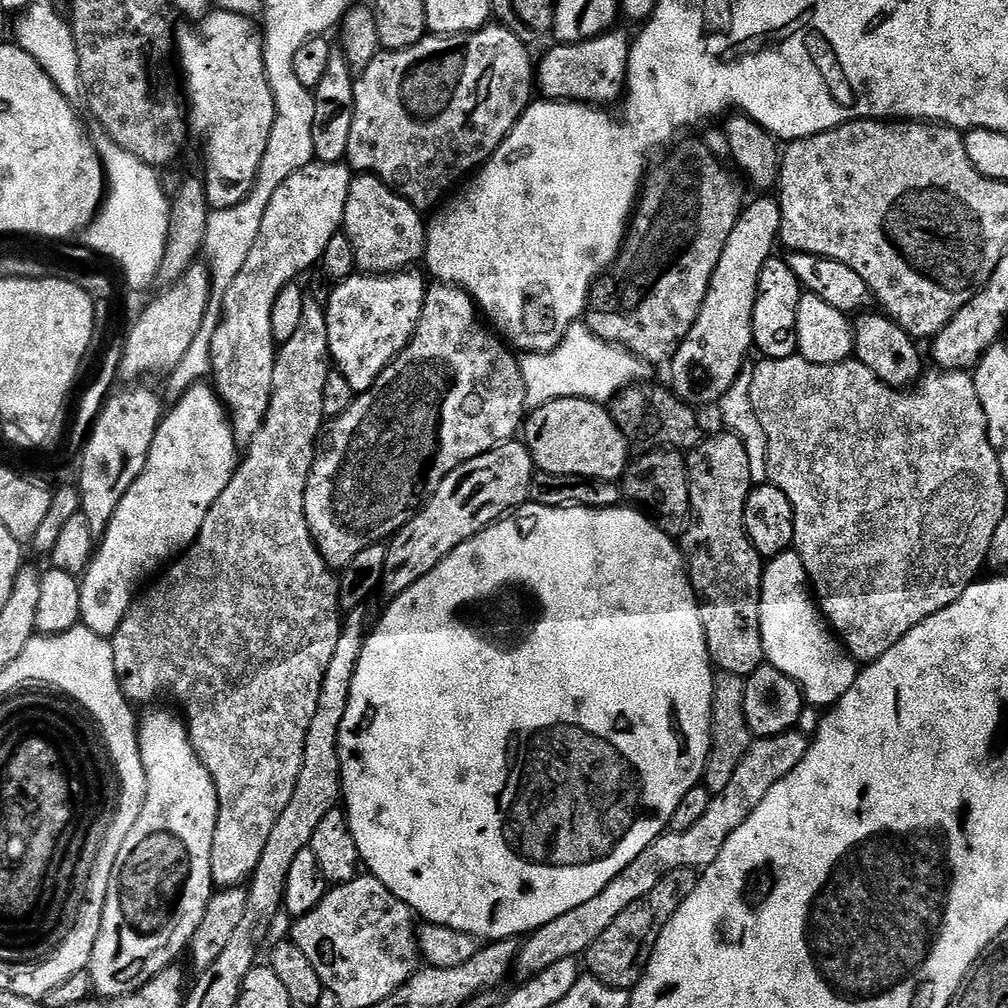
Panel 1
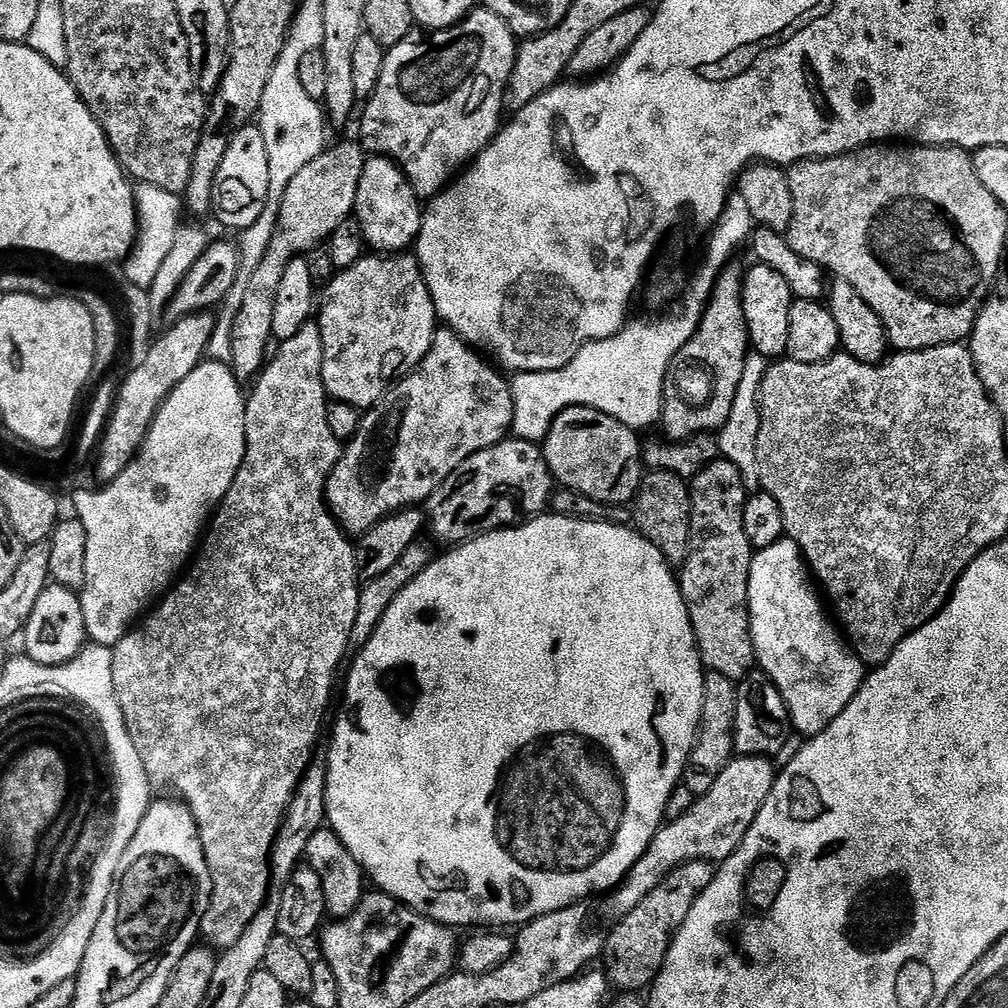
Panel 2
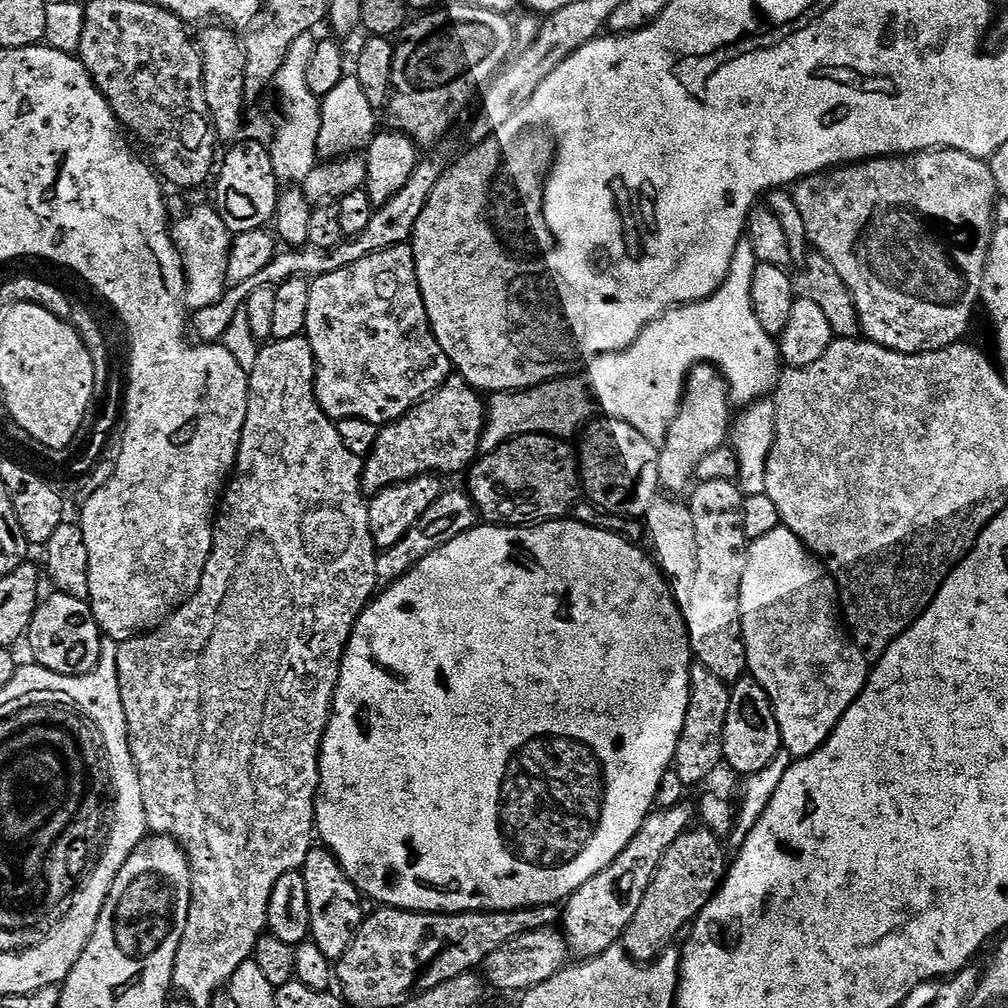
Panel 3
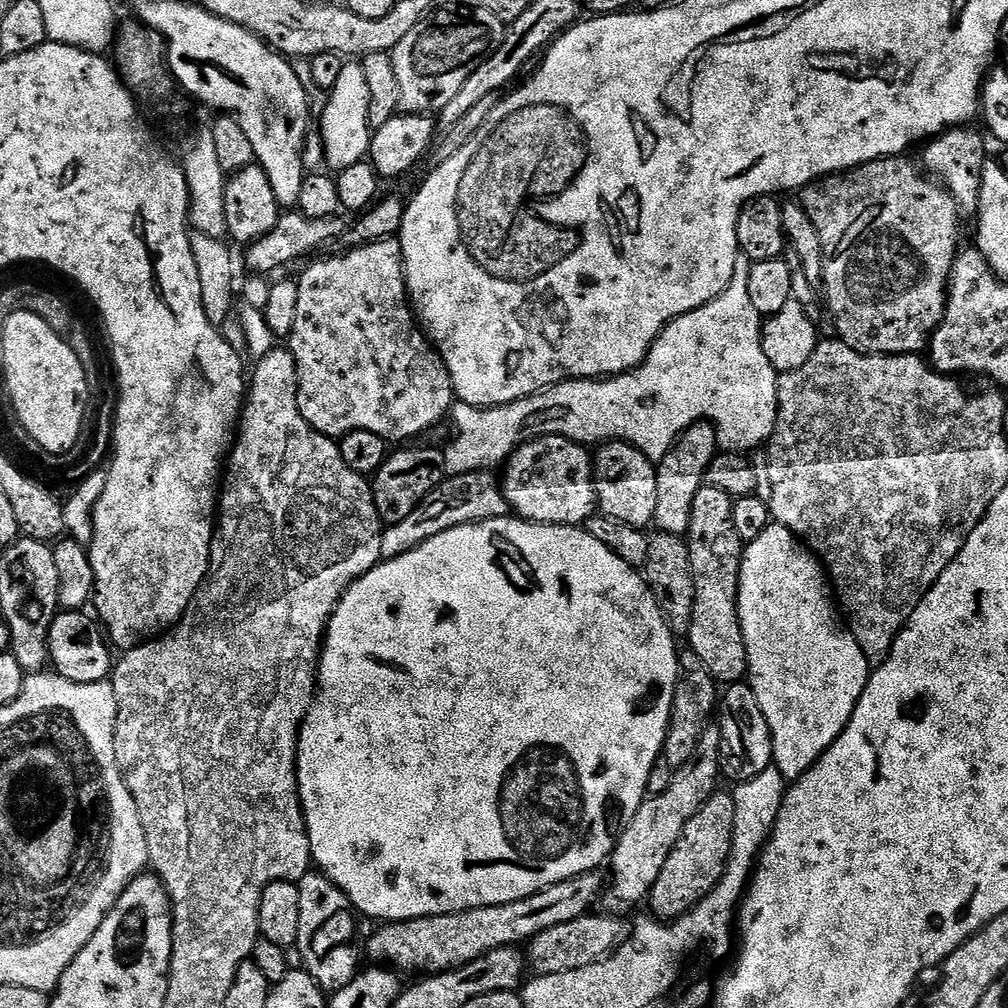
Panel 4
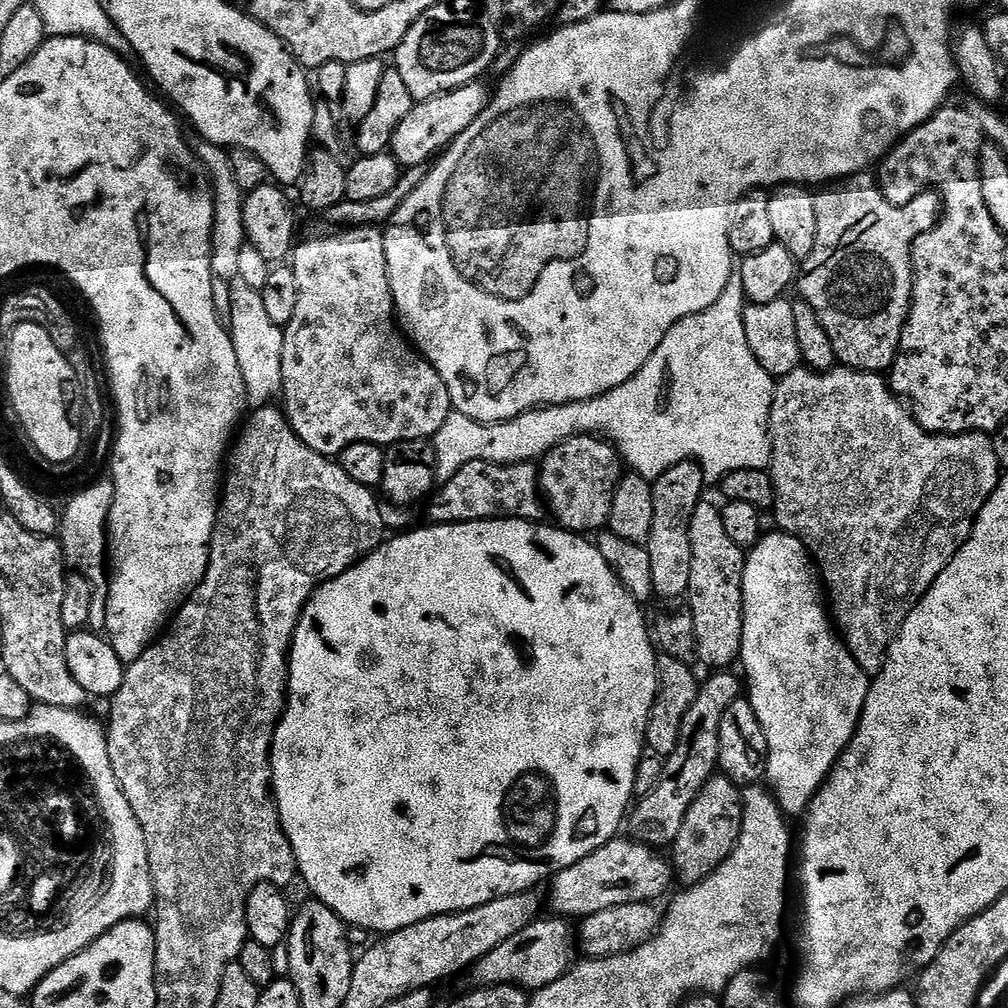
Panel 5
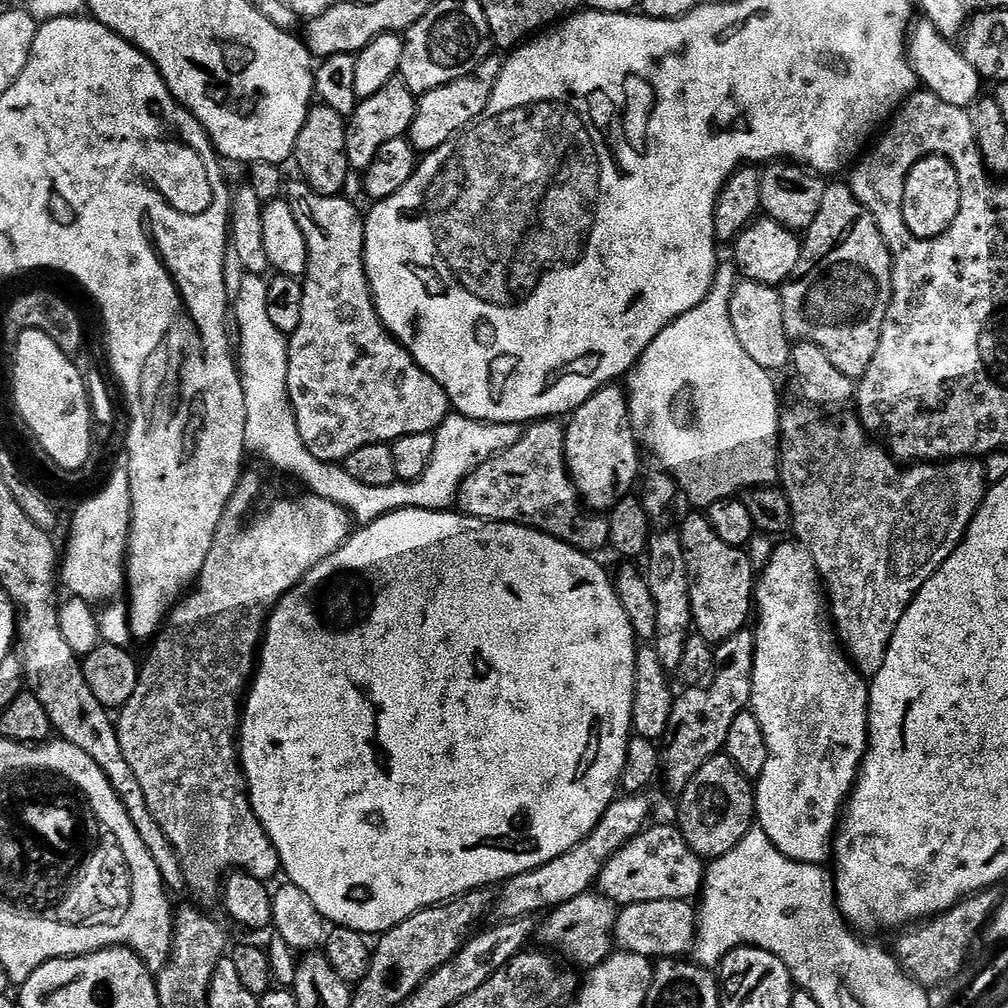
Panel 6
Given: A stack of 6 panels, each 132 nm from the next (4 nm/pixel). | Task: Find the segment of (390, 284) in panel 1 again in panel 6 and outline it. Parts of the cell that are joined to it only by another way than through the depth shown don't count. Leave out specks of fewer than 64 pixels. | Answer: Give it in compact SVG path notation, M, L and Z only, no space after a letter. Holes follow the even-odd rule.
M297 182L289 183L286 188L286 199L290 210L294 210L294 219L302 229L302 238L306 238L308 251L308 270L302 277L304 293L302 294L302 322L298 322L298 330L288 337L288 397L296 415L298 434L302 434L302 442L306 442L306 450L314 454L314 458L329 462L343 462L347 456L354 454L354 450L362 450L362 446L371 444L386 444L391 441L409 436L410 434L435 433L440 423L450 414L450 405L446 390L426 374L418 366L418 362L407 350L394 340L384 325L380 322L380 315L376 312L376 305L372 303L372 291L368 285L368 275L364 269L364 221L365 217L350 201L344 200L343 195L319 196L307 184Z

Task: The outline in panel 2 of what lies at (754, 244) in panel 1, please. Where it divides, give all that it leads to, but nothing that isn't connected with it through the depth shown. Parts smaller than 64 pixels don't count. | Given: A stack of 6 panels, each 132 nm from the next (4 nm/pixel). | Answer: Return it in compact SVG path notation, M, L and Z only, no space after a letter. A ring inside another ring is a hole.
M732 271L720 273L694 338L690 338L690 342L678 350L668 368L664 383L662 425L669 441L687 441L692 436L715 433L723 427L733 409L750 345L748 328L744 325L742 276L739 271Z

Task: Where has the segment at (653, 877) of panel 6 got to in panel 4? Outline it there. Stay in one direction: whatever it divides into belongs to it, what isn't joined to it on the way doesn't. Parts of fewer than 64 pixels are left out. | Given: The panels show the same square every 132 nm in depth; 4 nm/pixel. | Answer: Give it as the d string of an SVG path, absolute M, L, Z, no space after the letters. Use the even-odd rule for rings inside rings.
M599 871L587 872L581 876L575 876L570 878L566 882L558 882L554 886L550 886L546 890L542 890L538 894L530 894L530 898L522 898L518 902L510 902L509 904L499 904L498 906L490 906L489 908L471 908L465 912L455 912L454 914L446 914L445 916L427 916L426 918L418 918L417 920L402 920L399 922L388 922L380 928L372 937L368 940L368 952L366 948L366 956L368 956L373 965L376 966L391 966L397 973L405 974L404 972L420 972L416 974L435 974L437 972L450 972L454 968L461 968L463 964L469 964L474 962L474 958L482 958L482 954L486 954L490 950L498 950L499 948L511 948L513 946L524 946L527 945L528 941L532 937L542 934L542 930L551 930L553 926L562 926L562 922L574 922L574 918L585 915L589 911L588 908L596 899L601 899L602 893L606 888L606 880L600 877Z

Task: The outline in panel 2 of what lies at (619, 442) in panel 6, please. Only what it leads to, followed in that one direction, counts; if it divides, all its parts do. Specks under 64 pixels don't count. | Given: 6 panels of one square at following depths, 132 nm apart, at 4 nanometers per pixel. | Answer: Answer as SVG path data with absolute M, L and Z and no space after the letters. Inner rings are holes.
M505 438L500 443L471 456L446 482L436 487L436 491L426 501L426 524L432 527L432 536L444 546L459 546L485 532L494 532L497 528L507 528L523 521L535 518L549 507L554 495L554 481L544 461L541 449L531 440Z

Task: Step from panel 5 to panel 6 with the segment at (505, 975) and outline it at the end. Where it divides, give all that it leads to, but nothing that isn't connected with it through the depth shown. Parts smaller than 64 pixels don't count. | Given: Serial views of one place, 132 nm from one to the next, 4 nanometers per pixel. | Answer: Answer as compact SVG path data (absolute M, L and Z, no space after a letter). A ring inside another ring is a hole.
M586 891L578 898L570 898L570 902L552 909L543 917L544 925L541 928L539 925L538 940L540 936L541 942L545 944L541 945L559 954L569 965L581 964L584 970L597 968L613 955L616 914L617 909L612 901L605 900L599 894Z

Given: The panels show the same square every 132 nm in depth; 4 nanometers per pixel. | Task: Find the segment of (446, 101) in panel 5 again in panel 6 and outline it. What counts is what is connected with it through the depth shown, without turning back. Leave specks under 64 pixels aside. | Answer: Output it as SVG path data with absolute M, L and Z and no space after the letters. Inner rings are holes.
M489 54L472 71L472 75L458 78L446 86L438 86L434 90L423 93L417 99L414 122L407 134L407 139L411 140L417 153L427 154L438 150L443 144L453 140L458 133L464 131L469 124L475 124L476 119L482 115L490 102L492 91L500 77L501 67L501 57Z

